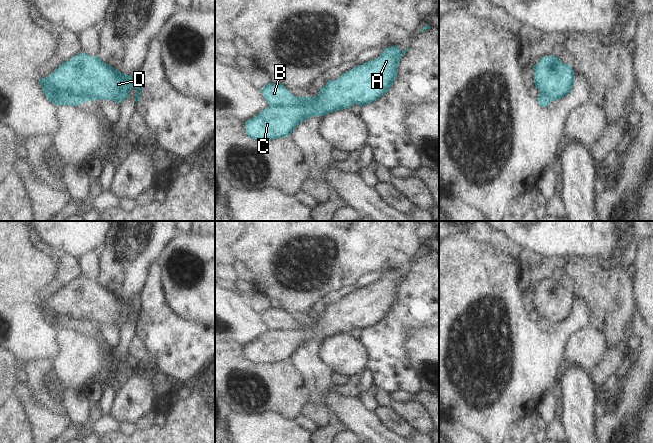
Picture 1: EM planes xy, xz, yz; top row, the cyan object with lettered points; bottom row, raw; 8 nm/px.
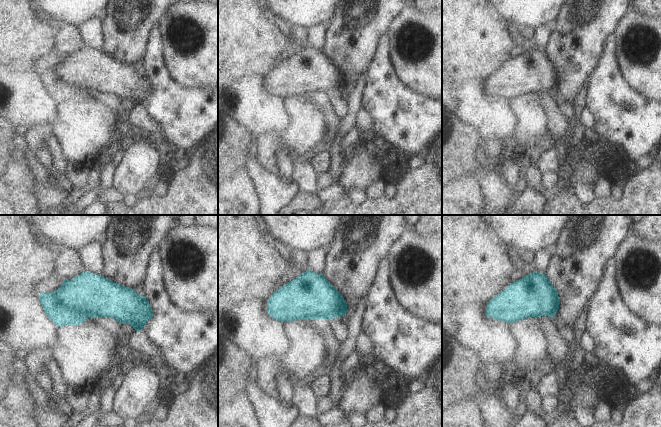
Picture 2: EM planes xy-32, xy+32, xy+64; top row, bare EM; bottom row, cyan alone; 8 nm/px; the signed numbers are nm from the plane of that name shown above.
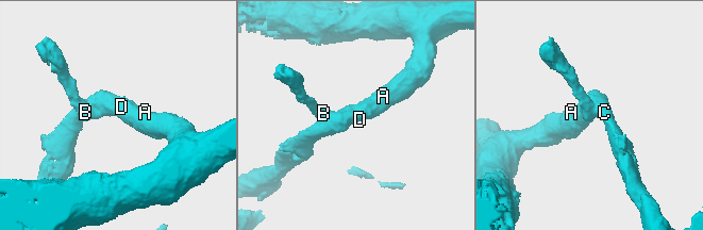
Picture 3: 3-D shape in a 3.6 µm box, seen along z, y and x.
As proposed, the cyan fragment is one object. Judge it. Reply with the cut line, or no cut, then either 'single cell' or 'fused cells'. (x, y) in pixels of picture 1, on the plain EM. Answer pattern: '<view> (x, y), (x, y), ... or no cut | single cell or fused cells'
xy (46, 301), (47, 307), (54, 314), (69, 316), (83, 325) | fused cells

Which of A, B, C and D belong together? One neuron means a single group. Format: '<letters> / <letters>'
A C D / B

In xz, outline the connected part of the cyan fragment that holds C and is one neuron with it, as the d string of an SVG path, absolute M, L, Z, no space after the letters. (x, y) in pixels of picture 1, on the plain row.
M397 269L385 272L377 283L358 289L336 304L328 304L317 320L303 320L299 330L269 330L244 347L247 360L254 364L284 362L313 340L376 325L392 311L400 283L408 274L401 276Z

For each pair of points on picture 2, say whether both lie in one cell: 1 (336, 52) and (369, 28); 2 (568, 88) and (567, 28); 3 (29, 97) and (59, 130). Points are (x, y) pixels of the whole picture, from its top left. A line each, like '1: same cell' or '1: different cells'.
1: same cell
2: same cell
3: different cells

